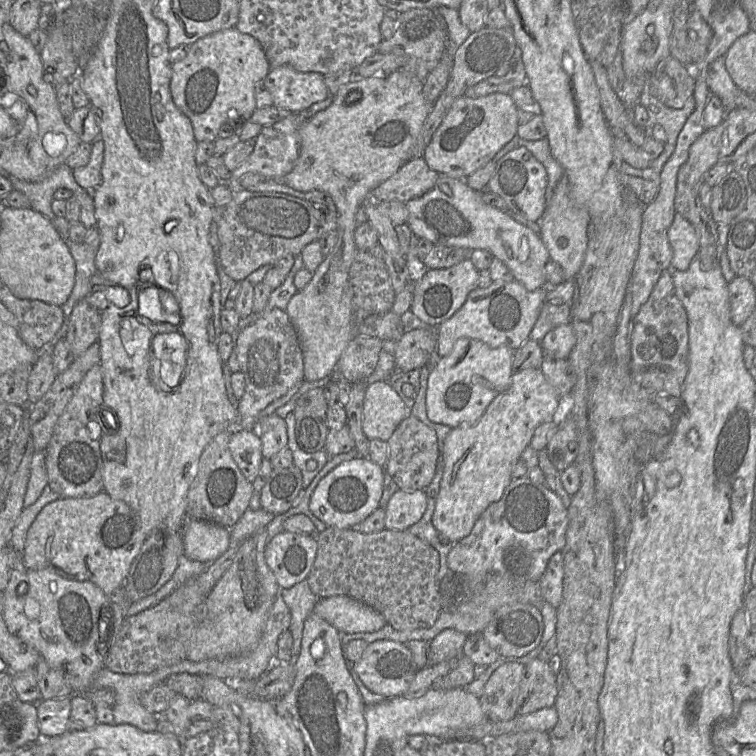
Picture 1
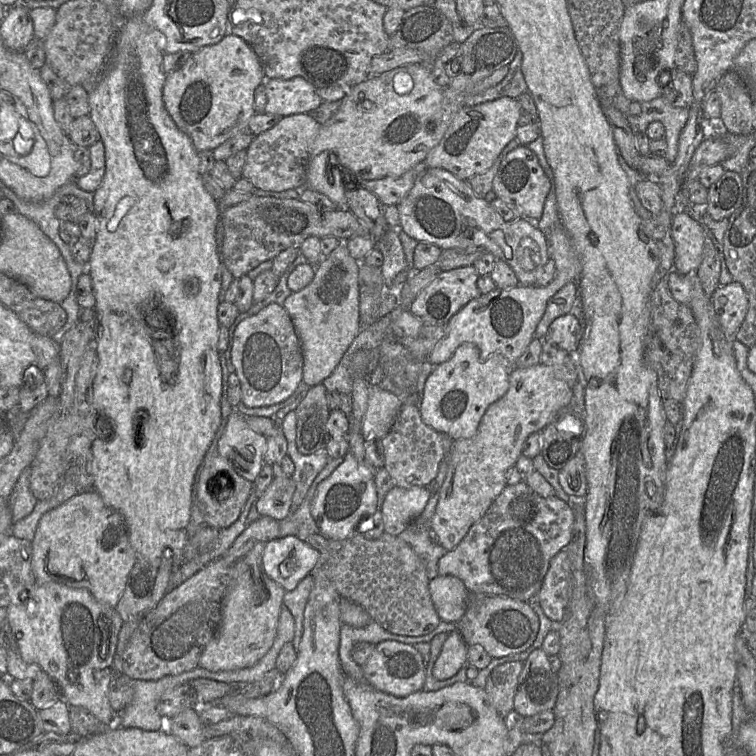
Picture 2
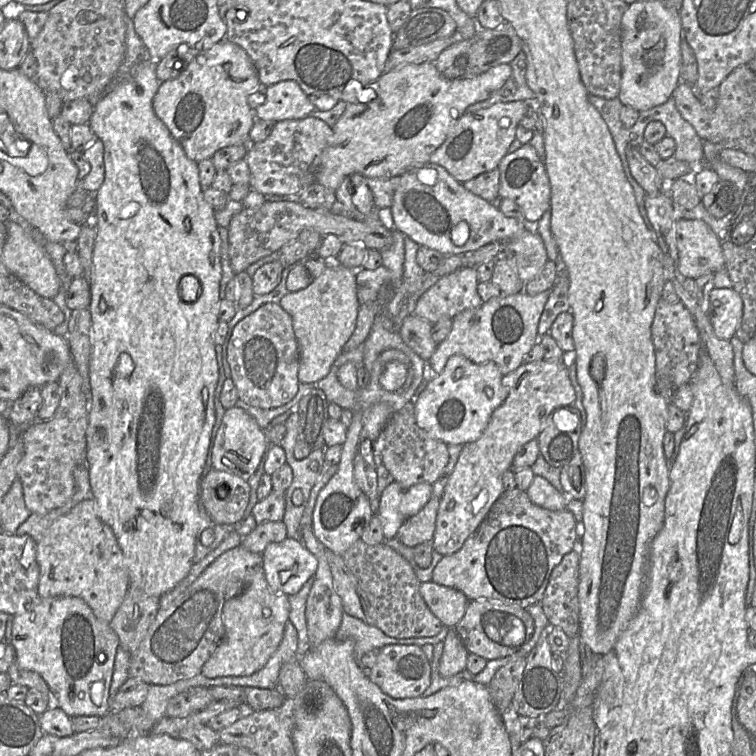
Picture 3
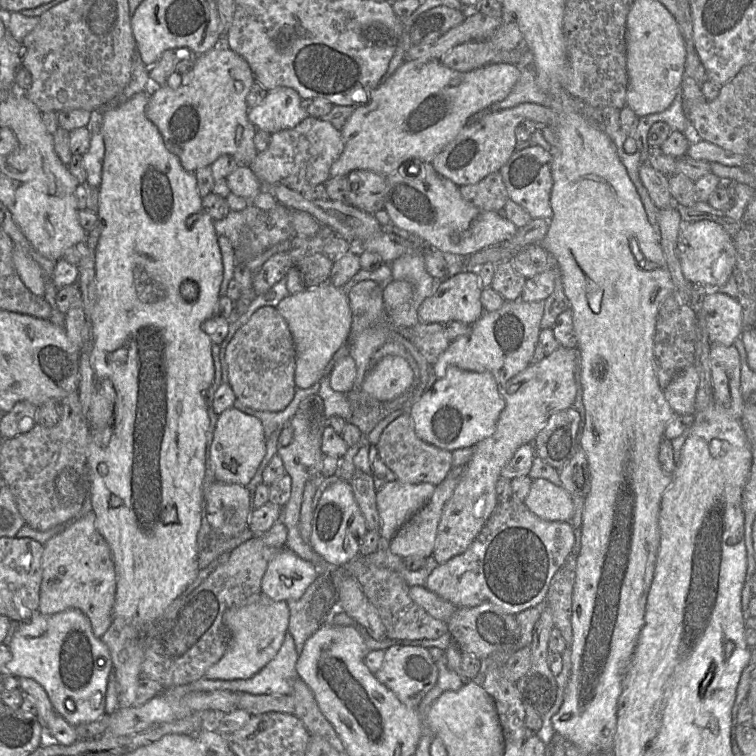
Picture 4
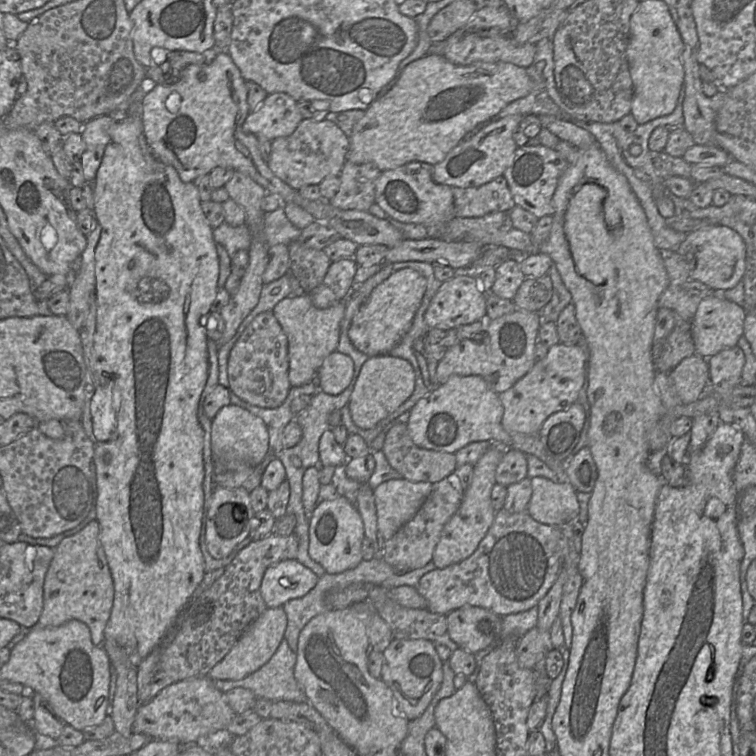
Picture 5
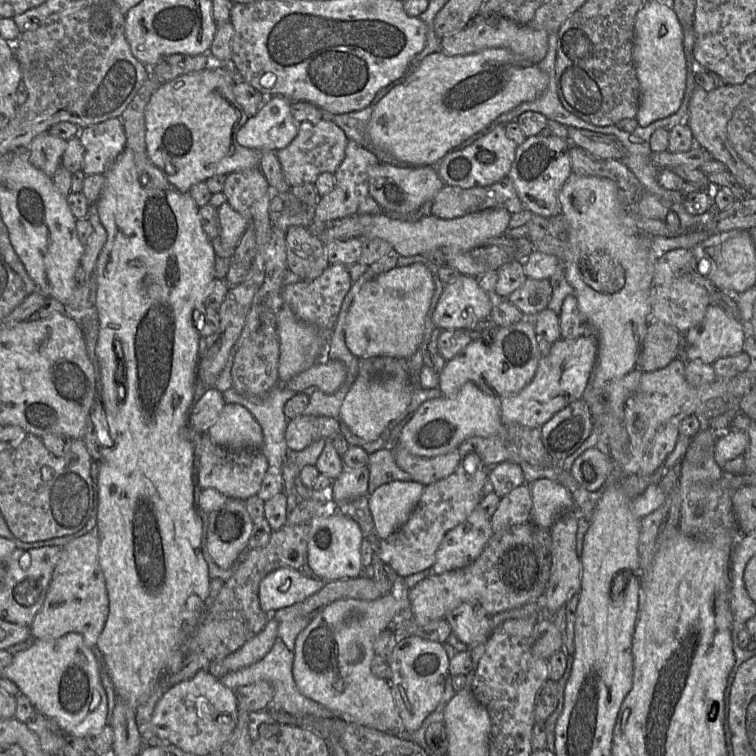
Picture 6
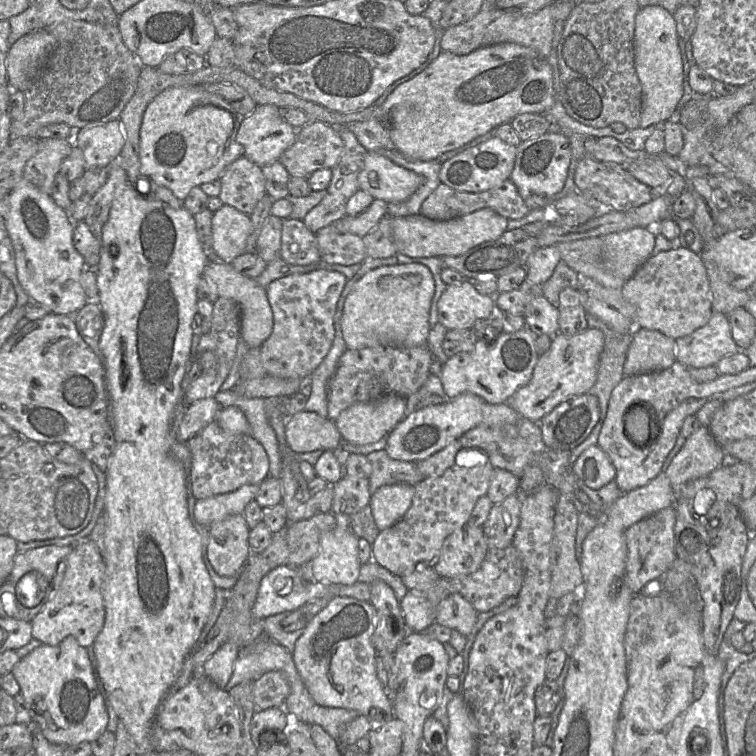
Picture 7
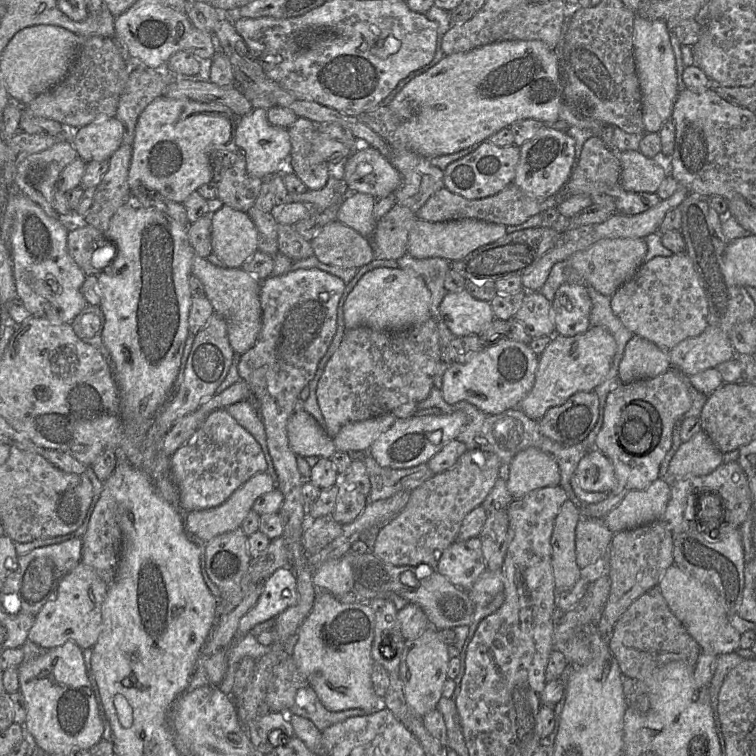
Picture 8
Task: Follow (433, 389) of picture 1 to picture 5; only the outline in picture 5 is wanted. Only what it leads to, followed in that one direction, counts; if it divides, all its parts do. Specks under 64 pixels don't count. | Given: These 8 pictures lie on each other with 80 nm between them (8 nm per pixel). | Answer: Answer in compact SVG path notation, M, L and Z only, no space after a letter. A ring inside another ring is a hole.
M451 375L430 394L420 399L410 410L407 423L412 441L421 448L456 453L472 442L489 441L515 449L525 455L535 455L542 460L558 478L565 478L565 463L550 456L538 434L507 432L502 426L504 407L487 381L479 375Z

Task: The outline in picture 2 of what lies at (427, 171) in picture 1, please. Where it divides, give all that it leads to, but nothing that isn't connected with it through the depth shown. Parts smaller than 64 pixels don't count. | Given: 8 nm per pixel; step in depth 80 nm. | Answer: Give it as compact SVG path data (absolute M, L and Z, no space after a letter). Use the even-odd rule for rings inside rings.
M421 162L401 176L376 180L357 180L350 177L347 185L357 185L371 192L384 206L398 205L413 188L417 177L427 168Z

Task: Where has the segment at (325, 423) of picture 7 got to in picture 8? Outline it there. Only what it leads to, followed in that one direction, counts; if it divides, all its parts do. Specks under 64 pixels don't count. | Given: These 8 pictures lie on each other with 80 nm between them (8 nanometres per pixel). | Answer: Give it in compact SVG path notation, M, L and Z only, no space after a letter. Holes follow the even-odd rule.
M304 410L292 413L287 423L287 437L297 456L330 459L336 452L333 438Z

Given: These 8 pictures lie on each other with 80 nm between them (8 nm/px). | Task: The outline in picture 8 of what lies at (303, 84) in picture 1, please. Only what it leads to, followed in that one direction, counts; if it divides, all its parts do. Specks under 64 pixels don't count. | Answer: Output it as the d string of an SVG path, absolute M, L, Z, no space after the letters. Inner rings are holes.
M255 108L240 119L236 129L235 144L246 158L248 173L262 180L283 171L291 152L288 130L270 124L265 108Z

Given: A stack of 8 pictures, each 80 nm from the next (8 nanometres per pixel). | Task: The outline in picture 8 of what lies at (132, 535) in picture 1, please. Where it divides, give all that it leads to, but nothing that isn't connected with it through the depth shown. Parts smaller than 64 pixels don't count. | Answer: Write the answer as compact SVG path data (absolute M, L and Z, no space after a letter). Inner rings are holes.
M80 562L59 583L57 590L35 615L28 641L50 650L73 641L82 650L92 649L97 642L102 624L106 584L93 568Z

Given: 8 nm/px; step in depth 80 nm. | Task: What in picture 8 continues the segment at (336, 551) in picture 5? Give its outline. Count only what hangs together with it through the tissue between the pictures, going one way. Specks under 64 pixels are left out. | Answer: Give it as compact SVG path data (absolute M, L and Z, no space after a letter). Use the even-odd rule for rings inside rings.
M342 556L330 560L313 573L313 584L318 590L340 597L354 587L354 577L349 562Z

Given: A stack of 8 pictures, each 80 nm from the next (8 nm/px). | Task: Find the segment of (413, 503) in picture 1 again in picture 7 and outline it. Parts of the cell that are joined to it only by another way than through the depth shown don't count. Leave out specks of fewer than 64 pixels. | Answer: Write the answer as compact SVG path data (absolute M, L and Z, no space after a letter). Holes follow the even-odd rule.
M408 484L384 485L370 498L370 507L380 531L393 526L412 504L415 486Z

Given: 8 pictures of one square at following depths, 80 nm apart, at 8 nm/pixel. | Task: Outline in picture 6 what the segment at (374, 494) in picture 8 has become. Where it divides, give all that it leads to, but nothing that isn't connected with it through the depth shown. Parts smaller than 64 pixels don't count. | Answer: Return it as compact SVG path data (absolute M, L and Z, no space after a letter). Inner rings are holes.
M383 448L369 455L370 472L368 493L371 495L378 487L394 481L412 480L409 473L396 463L392 449Z

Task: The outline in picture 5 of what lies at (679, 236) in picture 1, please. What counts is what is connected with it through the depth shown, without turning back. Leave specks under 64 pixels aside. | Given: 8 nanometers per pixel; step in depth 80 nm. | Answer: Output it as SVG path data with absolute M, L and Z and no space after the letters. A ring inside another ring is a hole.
M720 224L701 227L687 233L677 252L692 259L694 267L690 279L706 284L716 291L724 291L742 281L745 272L746 246L742 236Z

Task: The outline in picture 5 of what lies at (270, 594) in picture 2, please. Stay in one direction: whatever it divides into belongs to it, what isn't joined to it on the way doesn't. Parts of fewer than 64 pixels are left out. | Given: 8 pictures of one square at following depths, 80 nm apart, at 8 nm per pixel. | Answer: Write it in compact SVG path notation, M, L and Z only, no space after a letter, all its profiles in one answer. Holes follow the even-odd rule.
M283 607L267 608L242 634L239 640L209 672L212 680L241 680L261 668L274 655L287 627Z

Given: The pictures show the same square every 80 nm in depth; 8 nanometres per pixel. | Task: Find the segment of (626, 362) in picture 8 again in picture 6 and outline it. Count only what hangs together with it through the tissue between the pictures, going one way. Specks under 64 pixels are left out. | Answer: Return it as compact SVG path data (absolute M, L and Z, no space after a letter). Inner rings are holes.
M661 321L649 323L643 340L639 364L643 372L653 372L678 358L682 334Z

